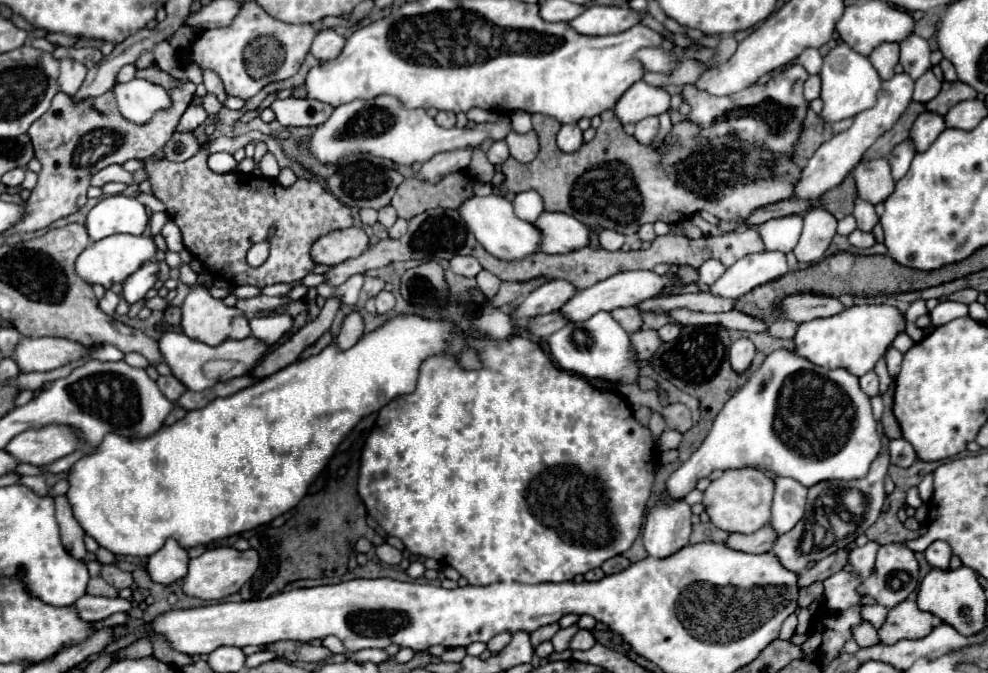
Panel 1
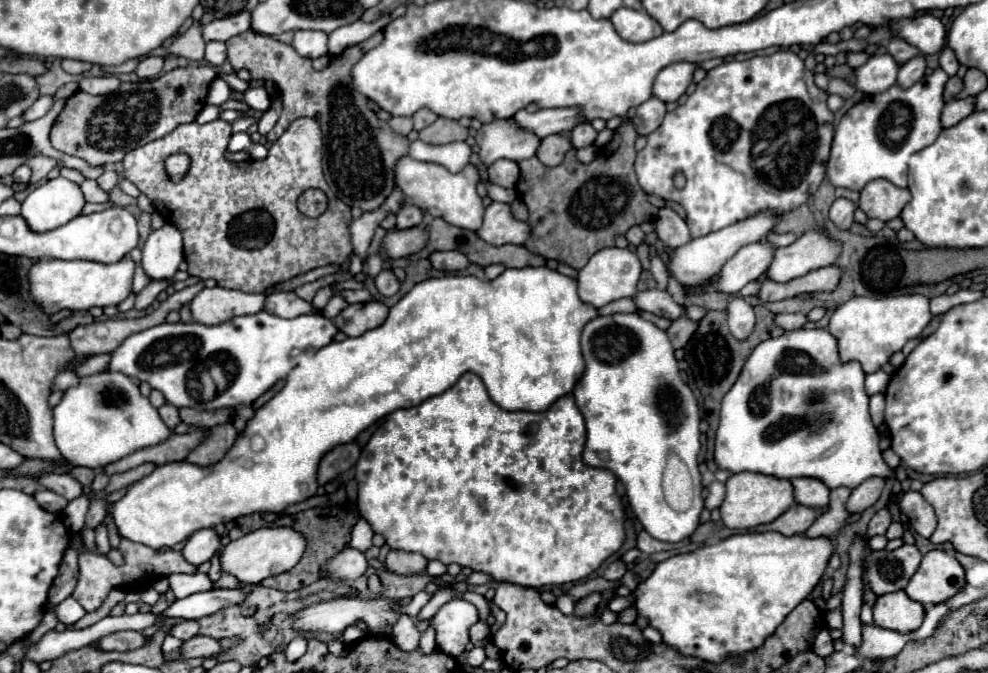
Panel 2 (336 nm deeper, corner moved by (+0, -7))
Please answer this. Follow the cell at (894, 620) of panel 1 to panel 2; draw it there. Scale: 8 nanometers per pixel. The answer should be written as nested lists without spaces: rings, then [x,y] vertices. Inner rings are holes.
[[[890,592],[886,596],[878,596],[874,604],[874,624],[896,630],[896,632],[912,632],[924,620],[924,606],[916,600],[910,600],[906,592]]]

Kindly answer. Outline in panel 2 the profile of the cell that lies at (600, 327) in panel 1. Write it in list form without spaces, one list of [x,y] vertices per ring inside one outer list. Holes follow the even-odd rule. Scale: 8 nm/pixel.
[[[610,314],[598,316],[584,326],[582,332],[582,354],[586,362],[586,372],[574,388],[576,404],[586,418],[586,446],[582,460],[594,468],[610,470],[624,486],[630,508],[644,526],[644,530],[662,542],[680,542],[688,538],[696,526],[704,500],[700,496],[700,472],[698,472],[698,454],[700,454],[700,410],[698,400],[680,376],[678,360],[674,348],[664,330],[656,324],[640,318],[638,314]],[[670,454],[676,454],[692,472],[696,482],[696,498],[690,510],[676,512],[672,510],[662,494],[662,472]]]

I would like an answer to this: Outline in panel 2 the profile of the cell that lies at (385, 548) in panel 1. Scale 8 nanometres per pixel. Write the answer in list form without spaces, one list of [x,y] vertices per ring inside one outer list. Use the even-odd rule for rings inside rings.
[[[390,550],[384,562],[386,570],[400,574],[400,576],[414,576],[426,572],[428,560],[418,552],[404,552],[404,550]]]

